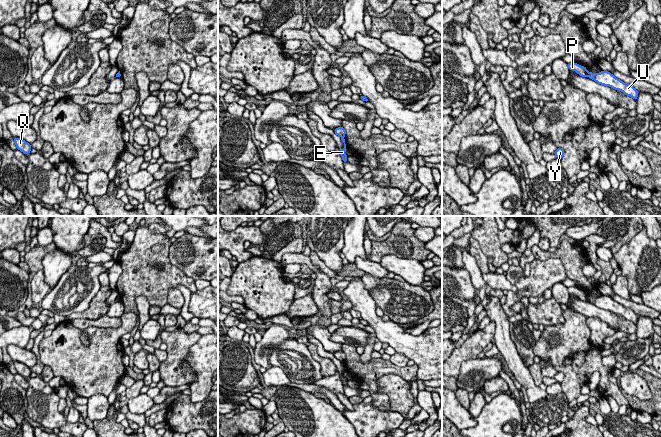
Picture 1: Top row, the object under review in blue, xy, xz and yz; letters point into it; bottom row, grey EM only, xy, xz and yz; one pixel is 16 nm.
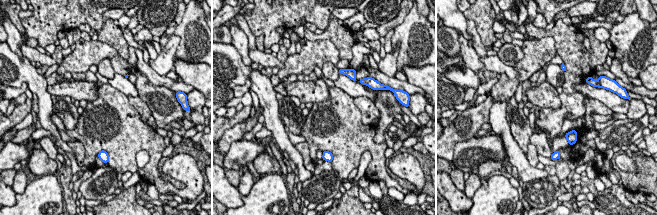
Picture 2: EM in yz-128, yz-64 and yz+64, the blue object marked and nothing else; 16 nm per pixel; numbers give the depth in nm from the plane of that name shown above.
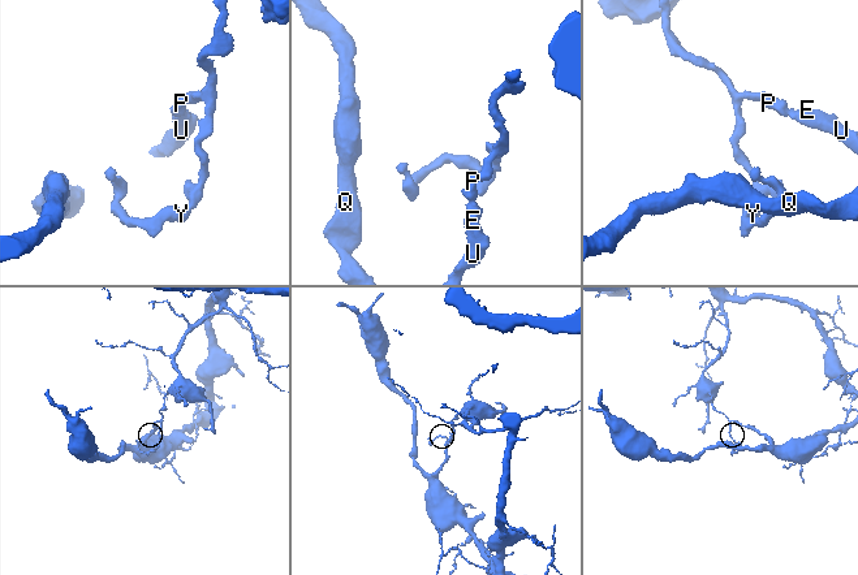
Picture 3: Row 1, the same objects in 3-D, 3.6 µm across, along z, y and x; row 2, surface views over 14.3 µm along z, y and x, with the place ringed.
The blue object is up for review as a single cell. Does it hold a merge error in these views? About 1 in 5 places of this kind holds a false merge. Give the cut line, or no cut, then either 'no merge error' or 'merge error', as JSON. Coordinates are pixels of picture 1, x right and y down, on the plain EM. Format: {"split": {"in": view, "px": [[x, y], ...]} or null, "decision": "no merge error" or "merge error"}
{"split": {"in": "yz", "px": [[587, 296], [588, 300]]}, "decision": "merge error"}

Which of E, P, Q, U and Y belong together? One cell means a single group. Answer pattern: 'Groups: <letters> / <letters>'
Groups: E Q U / P Y

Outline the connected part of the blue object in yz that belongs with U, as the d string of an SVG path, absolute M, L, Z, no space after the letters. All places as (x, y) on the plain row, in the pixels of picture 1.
M600 295L599 297L588 296L588 301L598 308L609 310L615 314L619 314L626 320L630 320L634 324L637 324L639 316L633 310L624 307L608 295Z

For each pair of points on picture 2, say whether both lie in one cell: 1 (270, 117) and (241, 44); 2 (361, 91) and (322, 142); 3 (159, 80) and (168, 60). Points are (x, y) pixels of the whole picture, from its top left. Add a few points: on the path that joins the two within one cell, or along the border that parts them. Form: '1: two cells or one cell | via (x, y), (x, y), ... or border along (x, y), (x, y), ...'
1: two cells | border along (234, 47), (242, 61), (246, 65), (251, 66)
2: two cells | border along (335, 86), (344, 90), (353, 98)
3: two cells | border along (148, 64), (158, 73), (165, 76)

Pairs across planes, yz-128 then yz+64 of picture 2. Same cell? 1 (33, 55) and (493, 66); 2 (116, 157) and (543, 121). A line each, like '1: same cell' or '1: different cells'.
1: same cell
2: same cell

